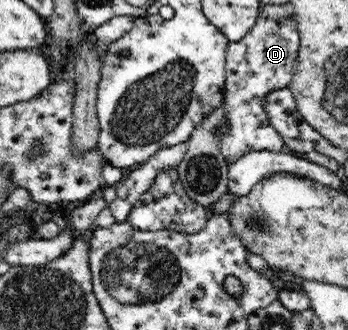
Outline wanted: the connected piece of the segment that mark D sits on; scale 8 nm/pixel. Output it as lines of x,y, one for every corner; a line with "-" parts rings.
262,16
243,39
228,44
223,92
229,131
223,134
221,141
222,154
227,163
250,151
283,151
283,140
270,125
263,100
270,91
291,87
299,46
295,17
279,21

